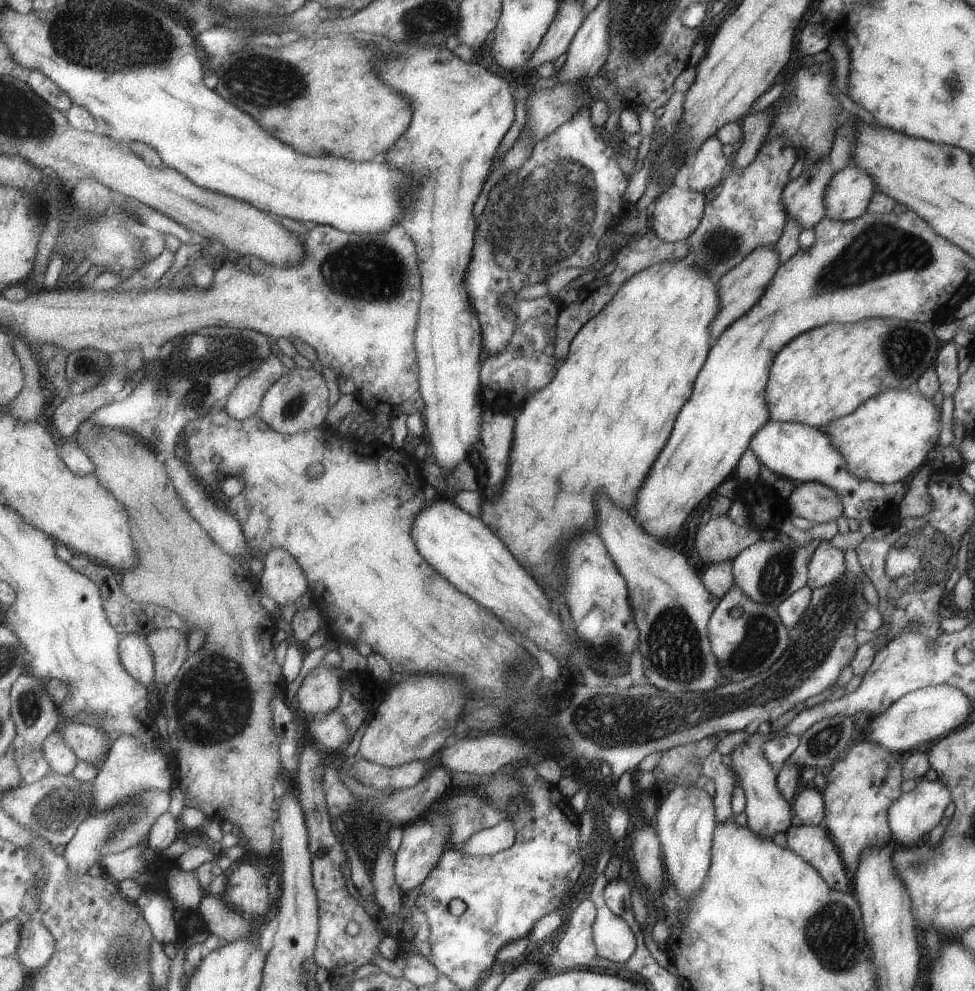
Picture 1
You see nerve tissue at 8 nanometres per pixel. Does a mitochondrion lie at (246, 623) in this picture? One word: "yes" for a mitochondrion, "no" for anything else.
no

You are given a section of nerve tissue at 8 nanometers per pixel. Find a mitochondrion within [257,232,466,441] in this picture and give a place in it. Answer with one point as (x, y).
(374, 270)

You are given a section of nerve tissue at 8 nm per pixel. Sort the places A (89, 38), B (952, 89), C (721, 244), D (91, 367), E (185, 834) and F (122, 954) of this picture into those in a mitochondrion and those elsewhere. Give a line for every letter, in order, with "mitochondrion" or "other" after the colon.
A: mitochondrion
B: mitochondrion
C: mitochondrion
D: mitochondrion
E: other
F: mitochondrion

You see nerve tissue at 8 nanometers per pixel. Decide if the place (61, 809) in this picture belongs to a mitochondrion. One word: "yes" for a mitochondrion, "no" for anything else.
yes

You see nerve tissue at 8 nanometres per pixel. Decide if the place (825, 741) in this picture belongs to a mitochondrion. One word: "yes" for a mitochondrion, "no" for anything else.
yes

